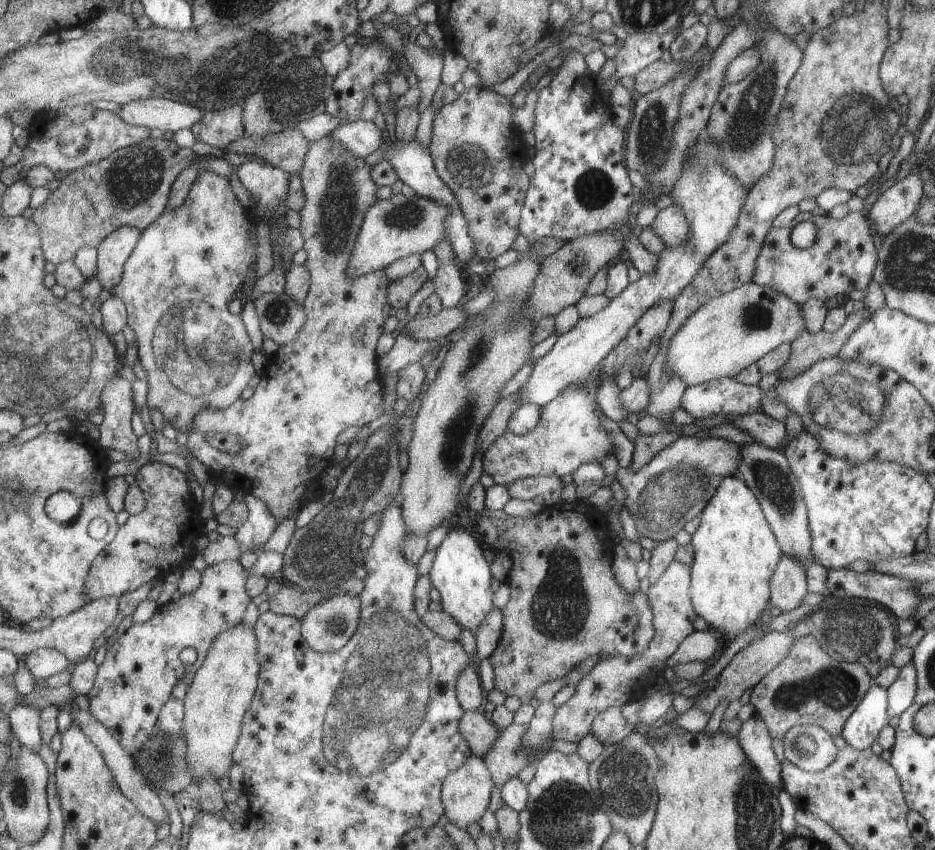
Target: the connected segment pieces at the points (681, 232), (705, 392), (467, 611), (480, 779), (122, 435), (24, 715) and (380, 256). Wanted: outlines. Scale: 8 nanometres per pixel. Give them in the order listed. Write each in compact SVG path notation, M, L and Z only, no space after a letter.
M672 205L662 209L650 225L664 241L666 247L677 247L689 238L689 222L681 206Z
M724 377L687 387L682 398L682 408L695 421L718 414L747 415L761 408L762 389Z
M453 525L448 537L440 544L429 573L431 583L440 593L441 610L463 629L474 634L495 606L492 604L494 592L490 588L490 564L484 560L484 552L480 545L478 538L474 540L470 533L460 532L460 529Z
M472 754L469 759L454 773L450 774L443 782L442 799L446 808L446 818L452 824L462 828L468 828L472 823L479 822L480 818L490 804L490 794L492 794L492 778L490 768L483 759Z
M123 377L113 379L103 394L103 422L98 426L100 430L100 446L104 450L115 450L126 455L125 460L132 462L138 458L138 436L134 434L130 420L136 412L132 400L132 386Z
M20 703L14 706L9 714L15 737L22 747L29 748L35 753L38 753L43 743L40 728L41 710L38 707Z
M393 194L390 198L377 200L363 218L355 250L348 261L347 275L353 279L366 277L376 271L385 270L402 257L434 250L437 242L446 239L443 222L448 213L447 207L416 194L410 197Z

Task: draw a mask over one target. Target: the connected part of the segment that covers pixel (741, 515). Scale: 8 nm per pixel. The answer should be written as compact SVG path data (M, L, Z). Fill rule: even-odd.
M739 476L723 478L715 496L711 498L699 519L701 525L691 536L695 550L691 564L691 601L694 603L696 614L709 624L710 632L716 636L724 636L732 642L748 626L756 624L764 608L770 606L768 584L783 554L758 499Z

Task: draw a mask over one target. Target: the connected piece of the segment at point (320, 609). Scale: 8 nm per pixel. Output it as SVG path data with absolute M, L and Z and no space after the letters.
M342 593L332 596L325 604L314 605L302 619L303 638L312 650L320 653L333 653L348 646L362 628L363 598L358 595Z

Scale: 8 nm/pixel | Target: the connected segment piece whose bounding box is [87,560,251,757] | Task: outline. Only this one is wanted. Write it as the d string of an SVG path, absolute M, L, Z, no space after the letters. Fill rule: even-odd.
M239 560L222 561L217 565L208 565L201 572L200 586L180 600L170 600L158 606L155 614L142 624L134 624L118 638L114 645L107 650L103 663L98 667L93 687L88 692L89 712L108 728L110 734L120 743L120 746L133 757L141 754L145 745L156 732L158 712L172 694L172 688L178 680L184 678L187 672L195 673L203 665L211 646L216 642L219 634L233 626L240 625L251 604L251 597L247 593L246 570ZM192 646L197 652L197 659L193 665L184 665L180 661L180 652Z

